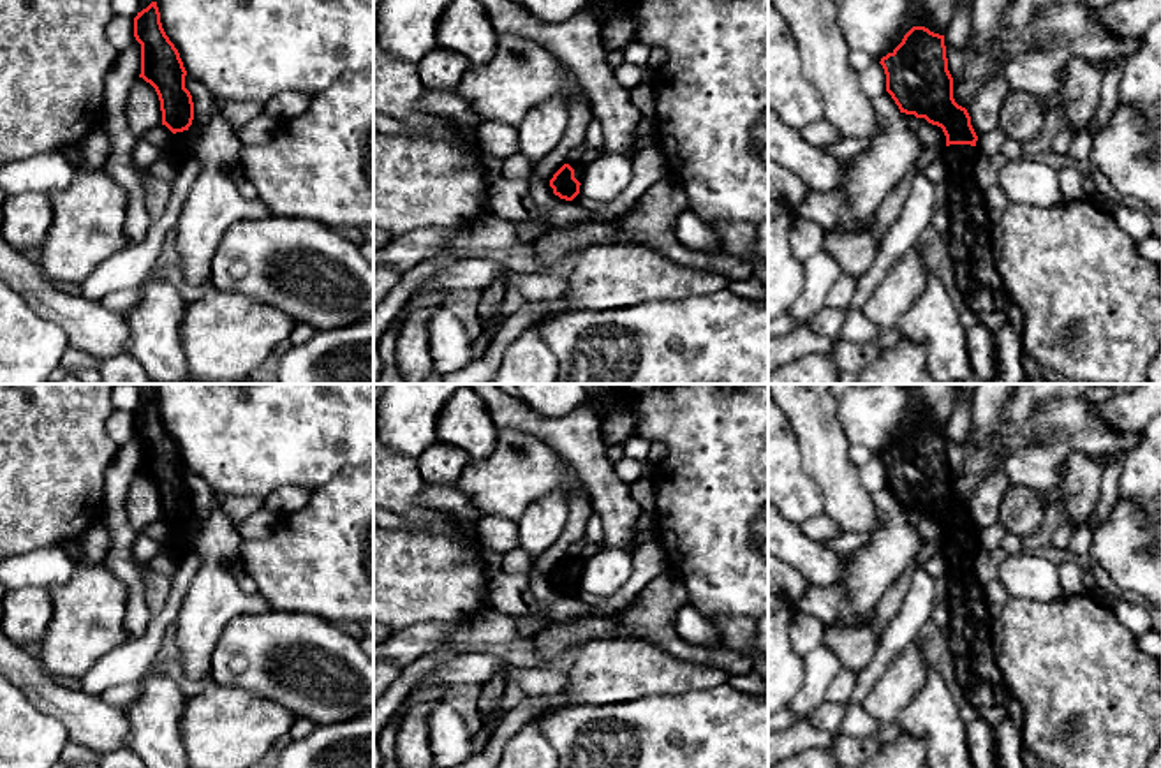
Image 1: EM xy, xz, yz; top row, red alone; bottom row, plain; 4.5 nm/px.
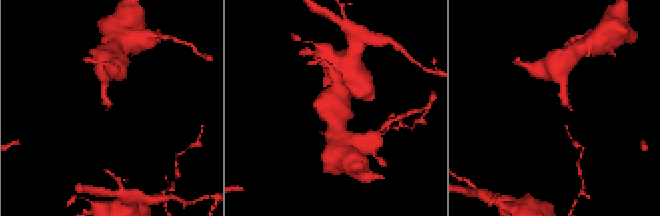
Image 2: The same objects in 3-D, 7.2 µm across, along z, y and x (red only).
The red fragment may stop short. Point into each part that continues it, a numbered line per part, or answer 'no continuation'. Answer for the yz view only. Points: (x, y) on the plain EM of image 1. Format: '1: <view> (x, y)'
1: yz (969, 643)

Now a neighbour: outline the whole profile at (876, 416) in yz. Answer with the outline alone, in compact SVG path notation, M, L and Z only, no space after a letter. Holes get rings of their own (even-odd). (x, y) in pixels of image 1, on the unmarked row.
M957 384L853 386L837 400L837 417L849 444L881 456L913 421L944 430L957 398Z

